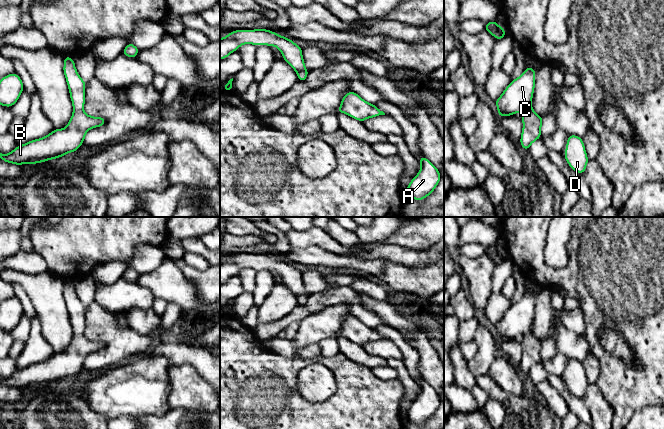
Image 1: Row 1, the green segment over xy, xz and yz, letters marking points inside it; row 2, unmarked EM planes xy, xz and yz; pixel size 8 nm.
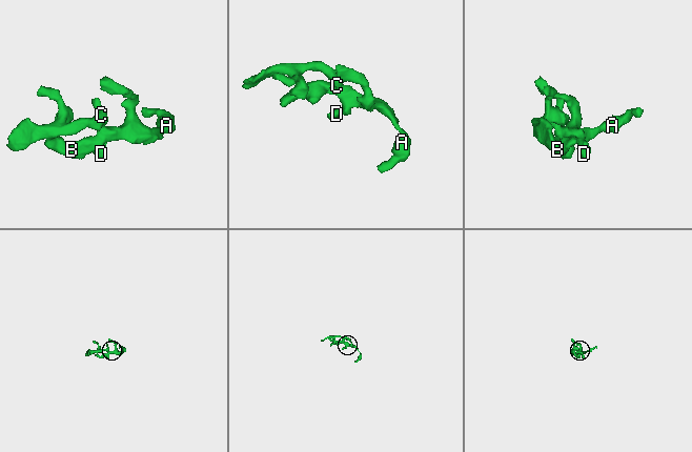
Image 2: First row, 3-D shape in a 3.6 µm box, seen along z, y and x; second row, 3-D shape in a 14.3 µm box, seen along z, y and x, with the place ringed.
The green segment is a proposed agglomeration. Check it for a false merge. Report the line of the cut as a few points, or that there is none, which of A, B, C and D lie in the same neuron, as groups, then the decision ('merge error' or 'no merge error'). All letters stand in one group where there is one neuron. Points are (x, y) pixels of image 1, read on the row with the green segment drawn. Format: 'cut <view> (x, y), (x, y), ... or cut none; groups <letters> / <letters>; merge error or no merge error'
cut none; groups A B C D; no merge error

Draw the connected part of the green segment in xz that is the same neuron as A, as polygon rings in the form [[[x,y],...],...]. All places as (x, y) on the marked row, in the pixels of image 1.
[[[423,155],[419,158],[421,168],[410,181],[405,196],[420,201],[429,196],[438,183],[441,175],[439,170]]]

